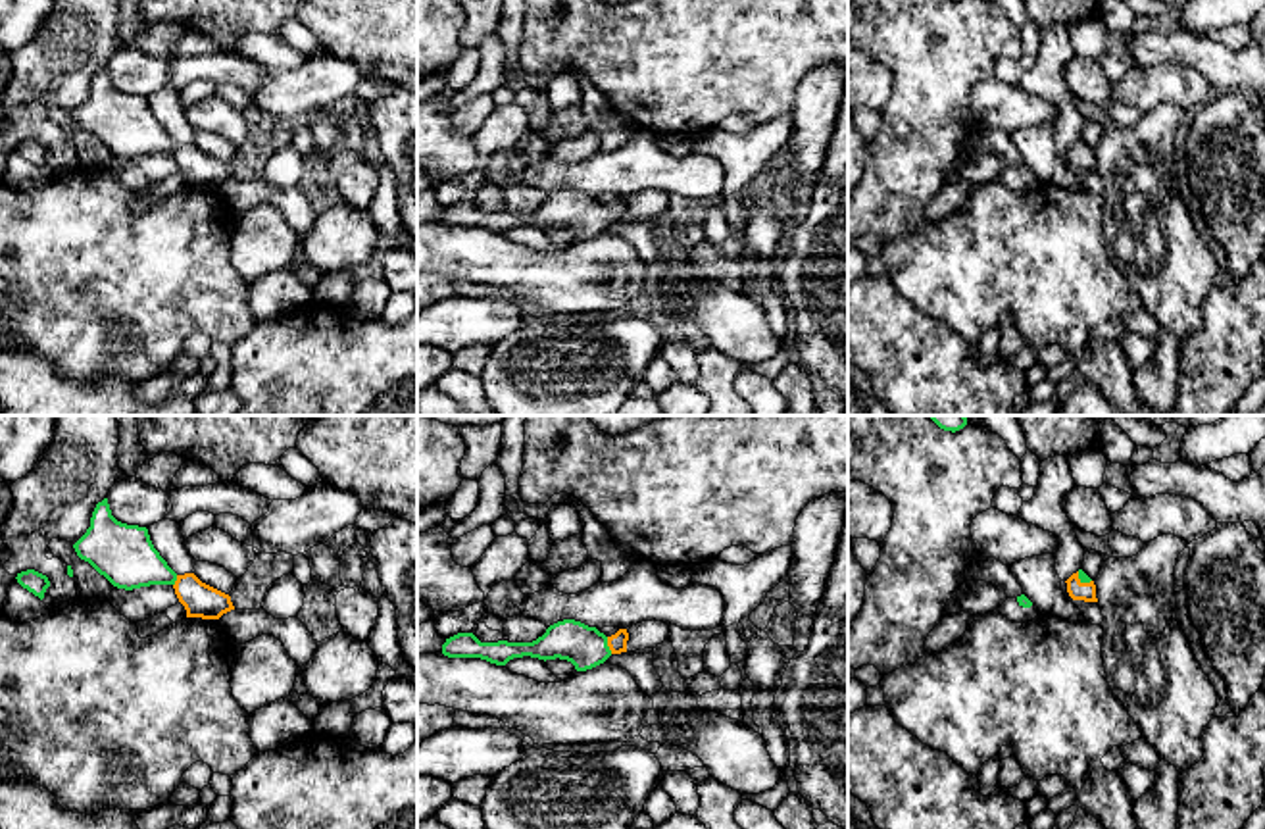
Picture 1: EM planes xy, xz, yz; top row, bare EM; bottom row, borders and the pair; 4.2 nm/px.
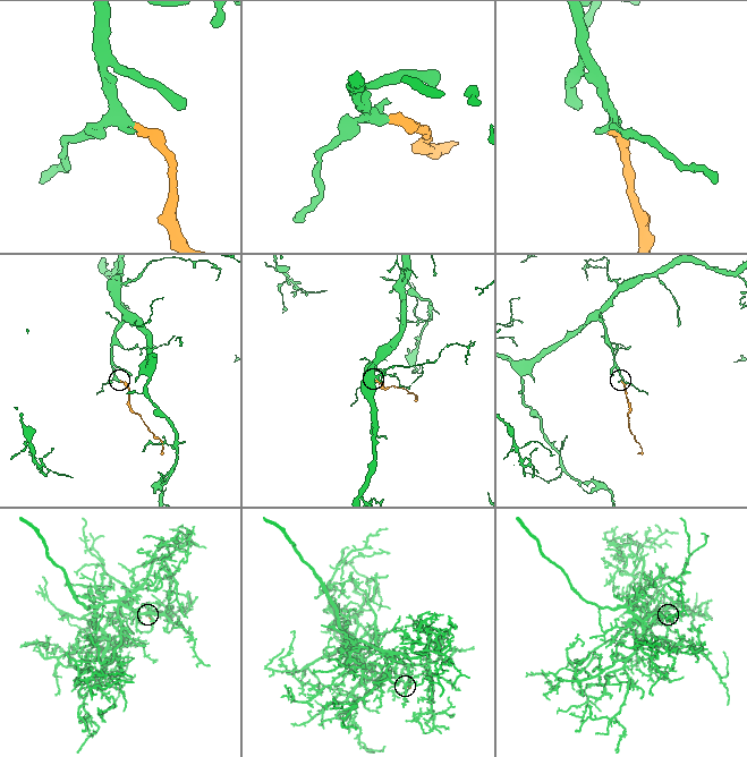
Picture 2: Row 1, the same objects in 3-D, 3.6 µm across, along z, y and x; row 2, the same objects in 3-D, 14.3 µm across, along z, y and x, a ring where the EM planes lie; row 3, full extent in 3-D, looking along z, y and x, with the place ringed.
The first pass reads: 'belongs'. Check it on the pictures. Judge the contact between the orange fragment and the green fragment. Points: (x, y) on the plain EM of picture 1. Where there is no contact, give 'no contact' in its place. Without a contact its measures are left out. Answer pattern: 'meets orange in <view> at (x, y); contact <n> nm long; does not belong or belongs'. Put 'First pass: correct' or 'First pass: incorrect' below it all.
meets orange in xz at (608, 214); contact 80 nm long; belongs
First pass: correct

